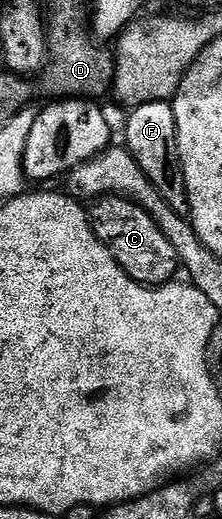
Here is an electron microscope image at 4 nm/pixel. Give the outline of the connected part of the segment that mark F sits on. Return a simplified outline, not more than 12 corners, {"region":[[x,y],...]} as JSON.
{"region":[[147,102],[125,120],[124,147],[171,210],[189,211],[175,110]]}

